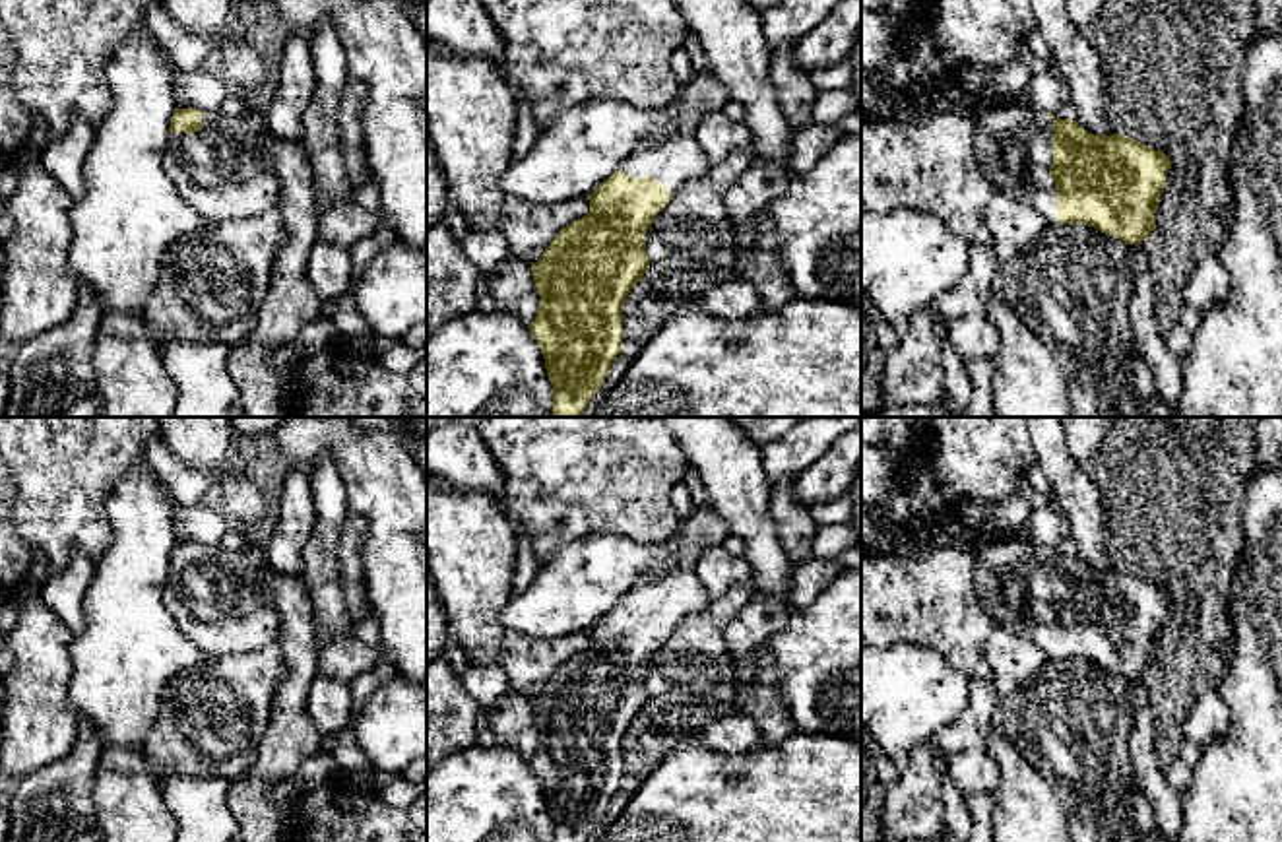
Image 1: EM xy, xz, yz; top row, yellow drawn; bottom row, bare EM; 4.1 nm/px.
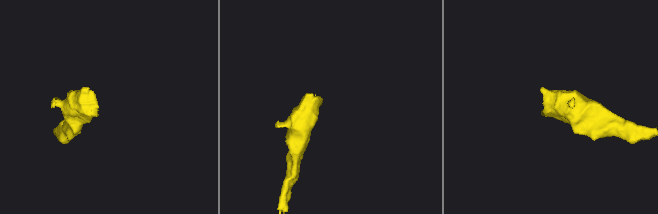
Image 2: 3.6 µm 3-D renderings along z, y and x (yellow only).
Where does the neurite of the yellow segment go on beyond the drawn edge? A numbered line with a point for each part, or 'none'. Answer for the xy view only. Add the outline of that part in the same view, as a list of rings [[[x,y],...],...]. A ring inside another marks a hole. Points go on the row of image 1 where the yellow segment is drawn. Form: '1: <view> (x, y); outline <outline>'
1: xy (216, 171); outline [[[264,111],[235,118],[204,114],[200,132],[169,132],[165,171],[180,198],[215,223],[256,217],[277,206],[279,182],[258,163],[260,130],[268,130]]]

